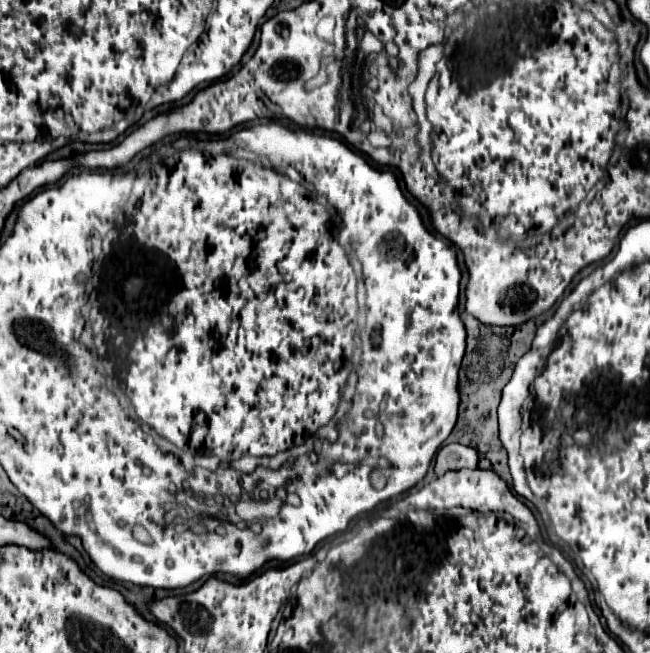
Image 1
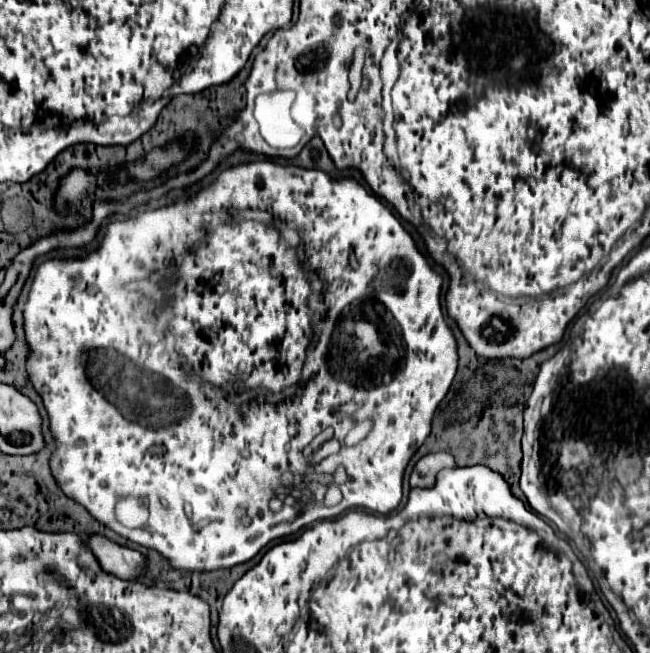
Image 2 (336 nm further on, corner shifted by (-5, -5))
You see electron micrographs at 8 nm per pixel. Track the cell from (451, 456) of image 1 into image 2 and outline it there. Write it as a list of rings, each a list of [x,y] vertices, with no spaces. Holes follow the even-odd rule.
[[[433,452],[423,456],[413,472],[411,472],[411,488],[431,488],[435,484],[435,476],[437,472],[441,472],[443,468],[453,468],[455,460],[451,454],[447,452]]]

